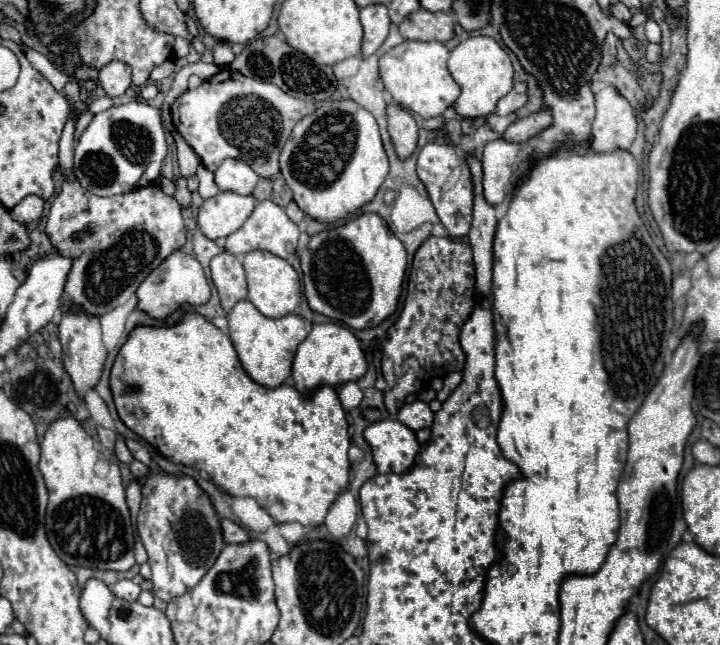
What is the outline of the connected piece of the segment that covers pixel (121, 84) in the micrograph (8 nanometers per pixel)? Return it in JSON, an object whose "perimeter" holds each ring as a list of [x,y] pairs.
{"perimeter":[[[110,62],[106,64],[106,68],[100,70],[98,82],[108,96],[122,96],[130,88],[130,66],[122,62]]]}

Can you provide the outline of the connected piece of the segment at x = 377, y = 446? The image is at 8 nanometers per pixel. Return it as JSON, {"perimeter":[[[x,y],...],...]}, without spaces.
{"perimeter":[[[380,420],[364,430],[366,442],[372,446],[372,456],[380,474],[402,474],[420,452],[416,432],[400,420]]]}

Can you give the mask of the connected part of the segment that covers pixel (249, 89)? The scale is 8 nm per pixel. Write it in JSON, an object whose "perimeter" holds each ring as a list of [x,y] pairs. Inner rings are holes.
{"perimeter":[[[230,68],[220,70],[196,90],[186,90],[174,108],[176,130],[208,170],[214,172],[224,158],[240,158],[260,178],[272,178],[280,172],[278,156],[292,128],[316,110],[314,104],[288,96],[270,82],[246,78]]]}

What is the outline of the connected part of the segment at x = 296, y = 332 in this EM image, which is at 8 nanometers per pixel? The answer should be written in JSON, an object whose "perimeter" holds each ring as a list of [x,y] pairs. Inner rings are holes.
{"perimeter":[[[240,300],[228,312],[228,334],[248,376],[266,388],[284,384],[284,380],[290,376],[296,348],[308,336],[306,324],[300,316],[288,314],[282,318],[268,318],[258,312],[250,300]]]}

